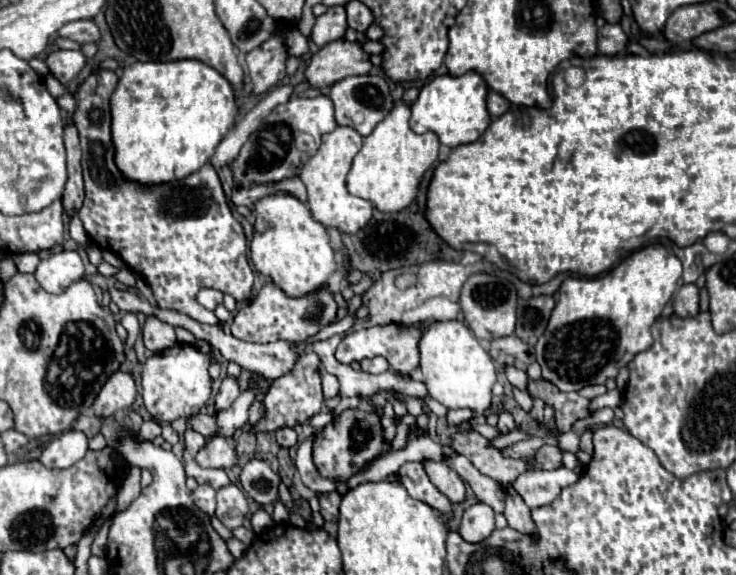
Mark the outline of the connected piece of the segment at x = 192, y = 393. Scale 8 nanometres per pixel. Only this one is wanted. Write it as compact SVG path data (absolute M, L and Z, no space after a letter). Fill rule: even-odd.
M176 342L174 348L166 348L166 352L158 352L144 362L142 368L142 398L146 410L158 422L172 422L176 418L186 418L198 414L206 400L210 398L210 374L208 368L214 360L214 352L200 352L192 344Z

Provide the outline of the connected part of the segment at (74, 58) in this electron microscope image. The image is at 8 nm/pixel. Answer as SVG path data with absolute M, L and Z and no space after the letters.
M54 50L46 56L46 66L50 74L56 80L60 80L64 86L78 76L84 64L86 64L86 56L80 50Z

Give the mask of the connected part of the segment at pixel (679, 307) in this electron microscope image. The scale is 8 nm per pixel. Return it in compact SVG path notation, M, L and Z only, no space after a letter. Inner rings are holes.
M682 284L678 288L678 292L674 294L674 312L680 318L696 316L698 314L698 302L700 302L700 296L698 296L696 284Z

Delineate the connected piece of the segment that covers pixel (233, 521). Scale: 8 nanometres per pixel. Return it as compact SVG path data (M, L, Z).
M228 484L226 488L218 490L216 518L224 526L228 526L230 530L236 530L238 526L242 526L246 514L248 514L248 502L244 492L236 484Z

